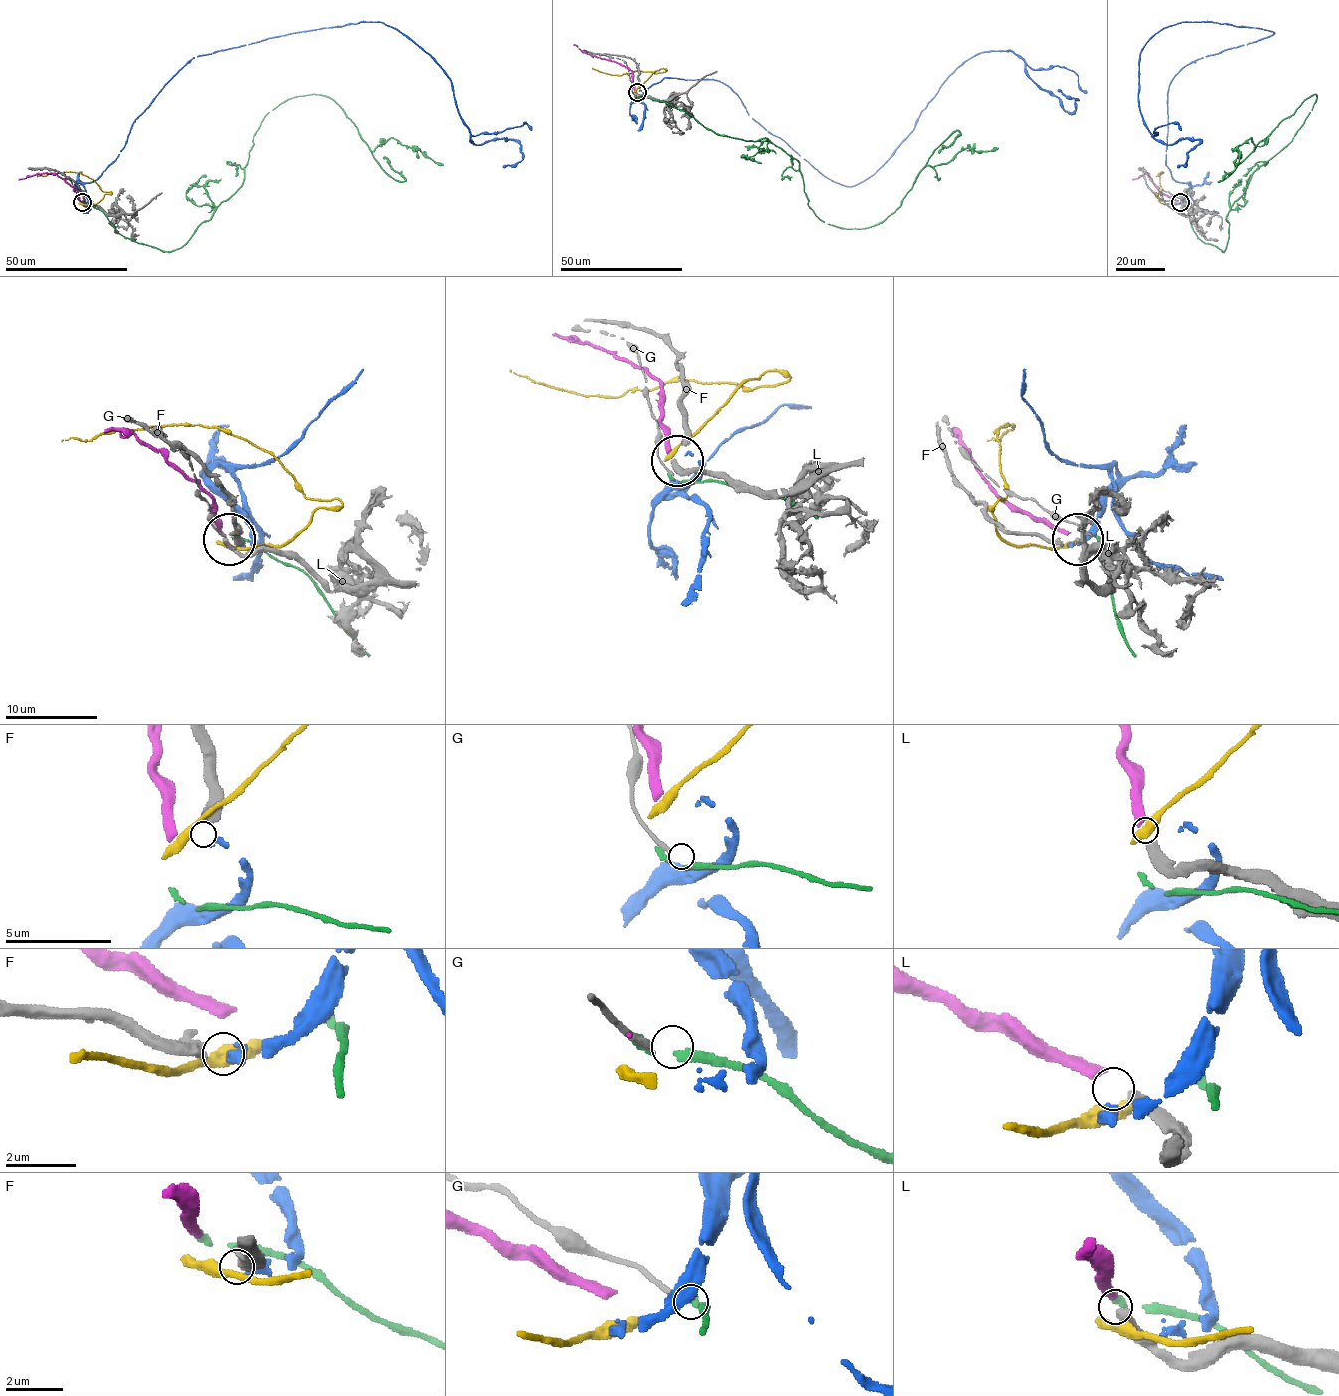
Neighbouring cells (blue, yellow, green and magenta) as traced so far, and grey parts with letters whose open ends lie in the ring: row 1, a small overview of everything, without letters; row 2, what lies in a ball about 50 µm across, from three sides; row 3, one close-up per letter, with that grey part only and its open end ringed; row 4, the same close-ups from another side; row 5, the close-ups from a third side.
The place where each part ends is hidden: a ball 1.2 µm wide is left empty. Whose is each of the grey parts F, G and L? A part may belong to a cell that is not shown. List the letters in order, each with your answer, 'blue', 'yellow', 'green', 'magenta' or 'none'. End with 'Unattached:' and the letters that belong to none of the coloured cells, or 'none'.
F: blue
G: none
L: magenta
Unattached: G

